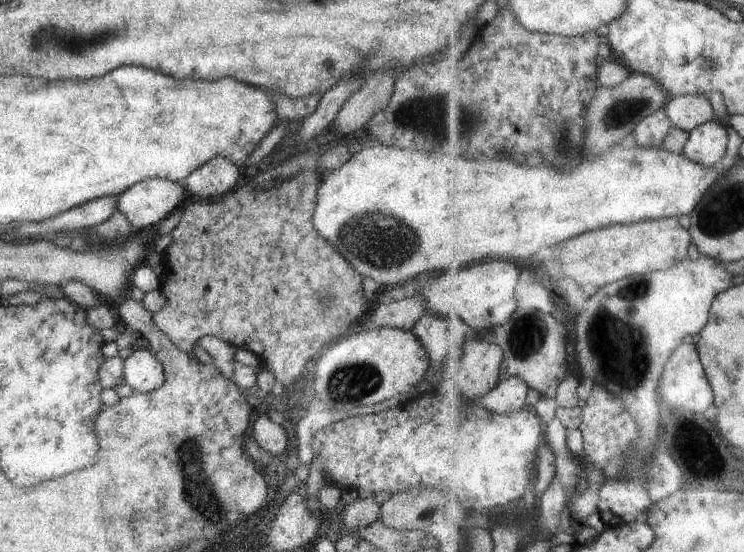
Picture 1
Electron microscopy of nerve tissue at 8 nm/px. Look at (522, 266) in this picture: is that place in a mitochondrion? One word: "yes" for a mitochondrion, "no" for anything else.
no

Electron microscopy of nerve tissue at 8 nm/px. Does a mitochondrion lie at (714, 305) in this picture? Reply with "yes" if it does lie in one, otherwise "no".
no

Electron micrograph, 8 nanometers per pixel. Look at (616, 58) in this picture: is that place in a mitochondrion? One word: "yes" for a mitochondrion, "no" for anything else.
no

